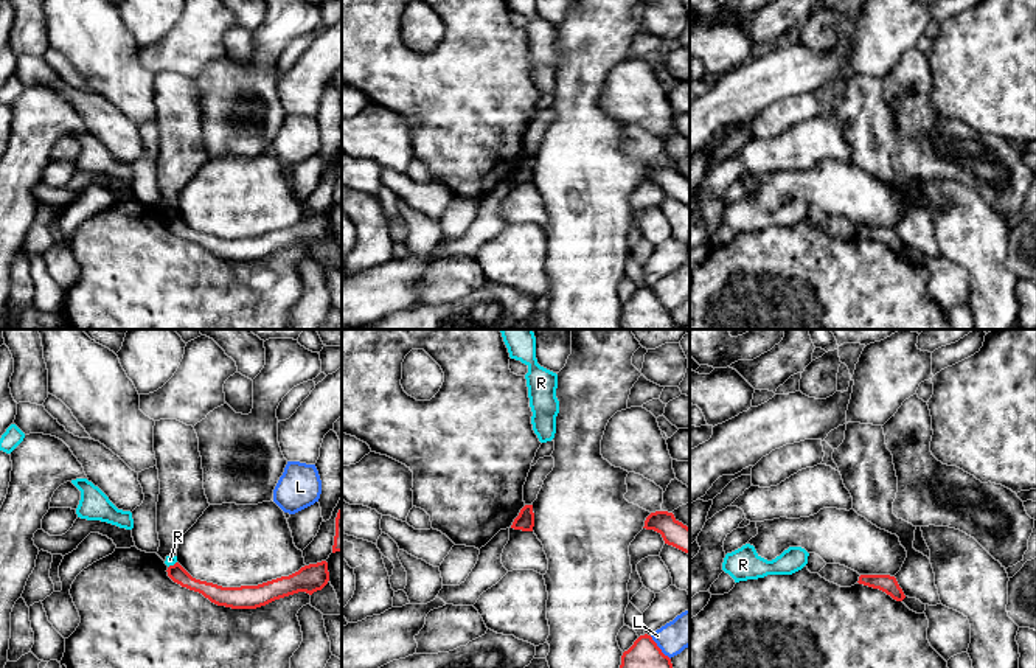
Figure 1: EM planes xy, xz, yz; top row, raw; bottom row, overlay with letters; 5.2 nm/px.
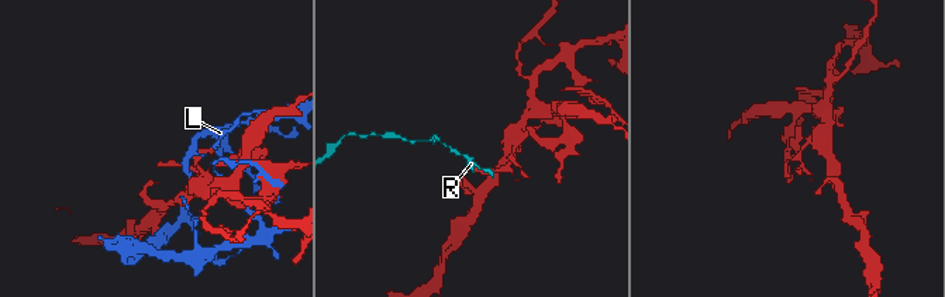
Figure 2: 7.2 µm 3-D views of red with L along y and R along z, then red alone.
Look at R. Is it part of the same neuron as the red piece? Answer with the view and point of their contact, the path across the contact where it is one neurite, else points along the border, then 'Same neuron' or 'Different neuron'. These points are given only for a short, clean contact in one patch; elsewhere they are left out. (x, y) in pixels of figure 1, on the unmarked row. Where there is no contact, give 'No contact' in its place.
Touches red at xy (171, 218). Boundary: xy (176, 213), (168, 219). Different neuron

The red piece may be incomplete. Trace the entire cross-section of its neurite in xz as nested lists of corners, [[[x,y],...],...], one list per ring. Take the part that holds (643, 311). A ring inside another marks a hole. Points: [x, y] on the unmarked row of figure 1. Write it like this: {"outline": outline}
{"outline": [[[640,287],[623,304],[621,329],[676,329],[671,311],[662,304],[651,287]]]}

